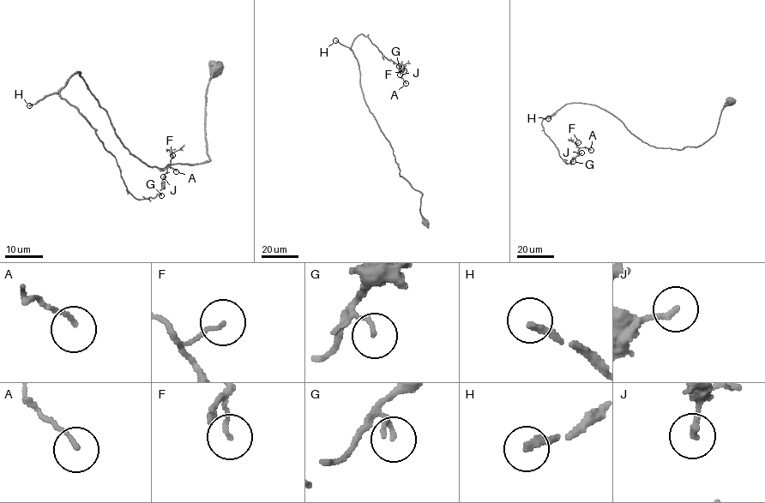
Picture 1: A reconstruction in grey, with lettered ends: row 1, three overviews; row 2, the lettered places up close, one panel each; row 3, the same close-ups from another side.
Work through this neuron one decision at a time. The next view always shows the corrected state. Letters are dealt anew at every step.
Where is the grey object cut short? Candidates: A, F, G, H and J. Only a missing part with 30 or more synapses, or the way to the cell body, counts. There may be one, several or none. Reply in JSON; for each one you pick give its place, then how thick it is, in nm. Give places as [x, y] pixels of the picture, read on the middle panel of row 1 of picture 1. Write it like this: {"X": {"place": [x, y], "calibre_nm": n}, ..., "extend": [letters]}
{"H": {"place": [335, 40], "calibre_nm": 240}, "extend": ["H"]}

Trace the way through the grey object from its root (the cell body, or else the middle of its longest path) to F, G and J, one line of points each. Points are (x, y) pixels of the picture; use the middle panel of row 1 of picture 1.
F: (425, 221), (422, 194), (400, 175), (390, 142), (365, 103), (350, 49), (353, 39), (366, 36), (404, 70)
G: (425, 221), (422, 194), (400, 175), (390, 142), (365, 103), (350, 49), (353, 39), (366, 36), (399, 66)
J: (425, 221), (422, 194), (400, 175), (365, 103), (353, 39), (366, 36), (400, 74)

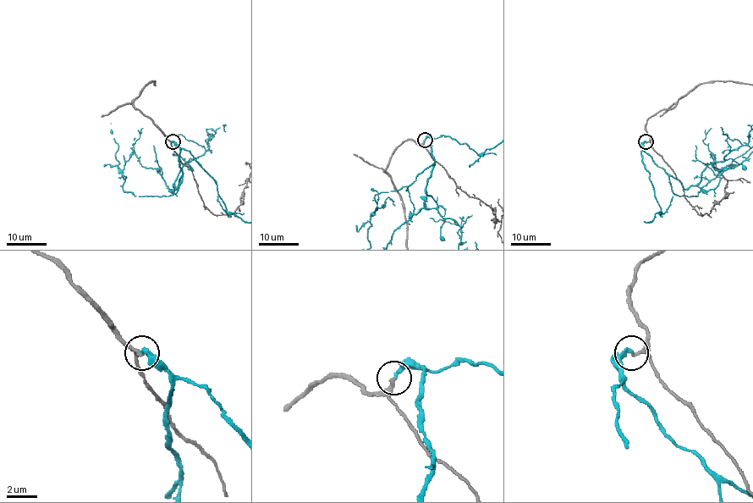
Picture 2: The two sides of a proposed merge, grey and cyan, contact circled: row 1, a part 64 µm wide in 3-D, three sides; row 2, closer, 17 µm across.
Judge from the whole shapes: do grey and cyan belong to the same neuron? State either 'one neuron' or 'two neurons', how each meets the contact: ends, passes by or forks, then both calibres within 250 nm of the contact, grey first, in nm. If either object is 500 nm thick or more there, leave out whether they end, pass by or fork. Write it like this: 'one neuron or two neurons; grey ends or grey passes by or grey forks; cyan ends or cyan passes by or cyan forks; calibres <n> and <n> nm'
one neuron; grey ends; cyan ends; calibres 200 and 280 nm

